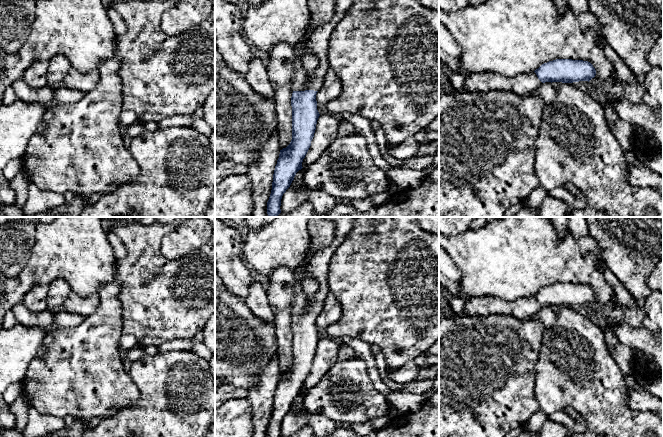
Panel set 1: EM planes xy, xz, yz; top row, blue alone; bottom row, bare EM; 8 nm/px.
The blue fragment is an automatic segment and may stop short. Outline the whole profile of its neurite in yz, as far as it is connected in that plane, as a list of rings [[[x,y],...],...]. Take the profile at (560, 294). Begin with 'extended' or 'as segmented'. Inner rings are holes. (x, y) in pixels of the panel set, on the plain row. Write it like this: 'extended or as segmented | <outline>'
extended | [[[556,283],[542,288],[534,296],[519,297],[513,301],[498,297],[473,297],[465,304],[465,311],[466,317],[511,315],[525,319],[545,306],[589,306],[595,299],[596,294],[588,285]]]

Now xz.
extended | [[[335,217],[335,237],[330,245],[316,251],[314,254],[306,251],[304,265],[300,270],[294,271],[295,289],[291,301],[291,330],[292,330],[292,364],[290,368],[280,374],[279,382],[275,390],[272,406],[272,414],[267,426],[267,437],[281,437],[281,423],[286,414],[290,411],[296,397],[301,394],[303,383],[305,382],[314,361],[317,344],[320,340],[317,334],[316,318],[324,306],[325,299],[330,293],[328,287],[328,268],[330,260],[335,254],[337,248],[352,231],[355,217]],[[304,276],[311,276],[319,283],[317,293],[309,298],[301,287],[301,281]]]

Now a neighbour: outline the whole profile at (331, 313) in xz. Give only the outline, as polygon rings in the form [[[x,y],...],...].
[[[331,293],[325,299],[323,309],[316,318],[318,328],[327,329],[329,326],[337,323],[342,316],[342,304]]]

